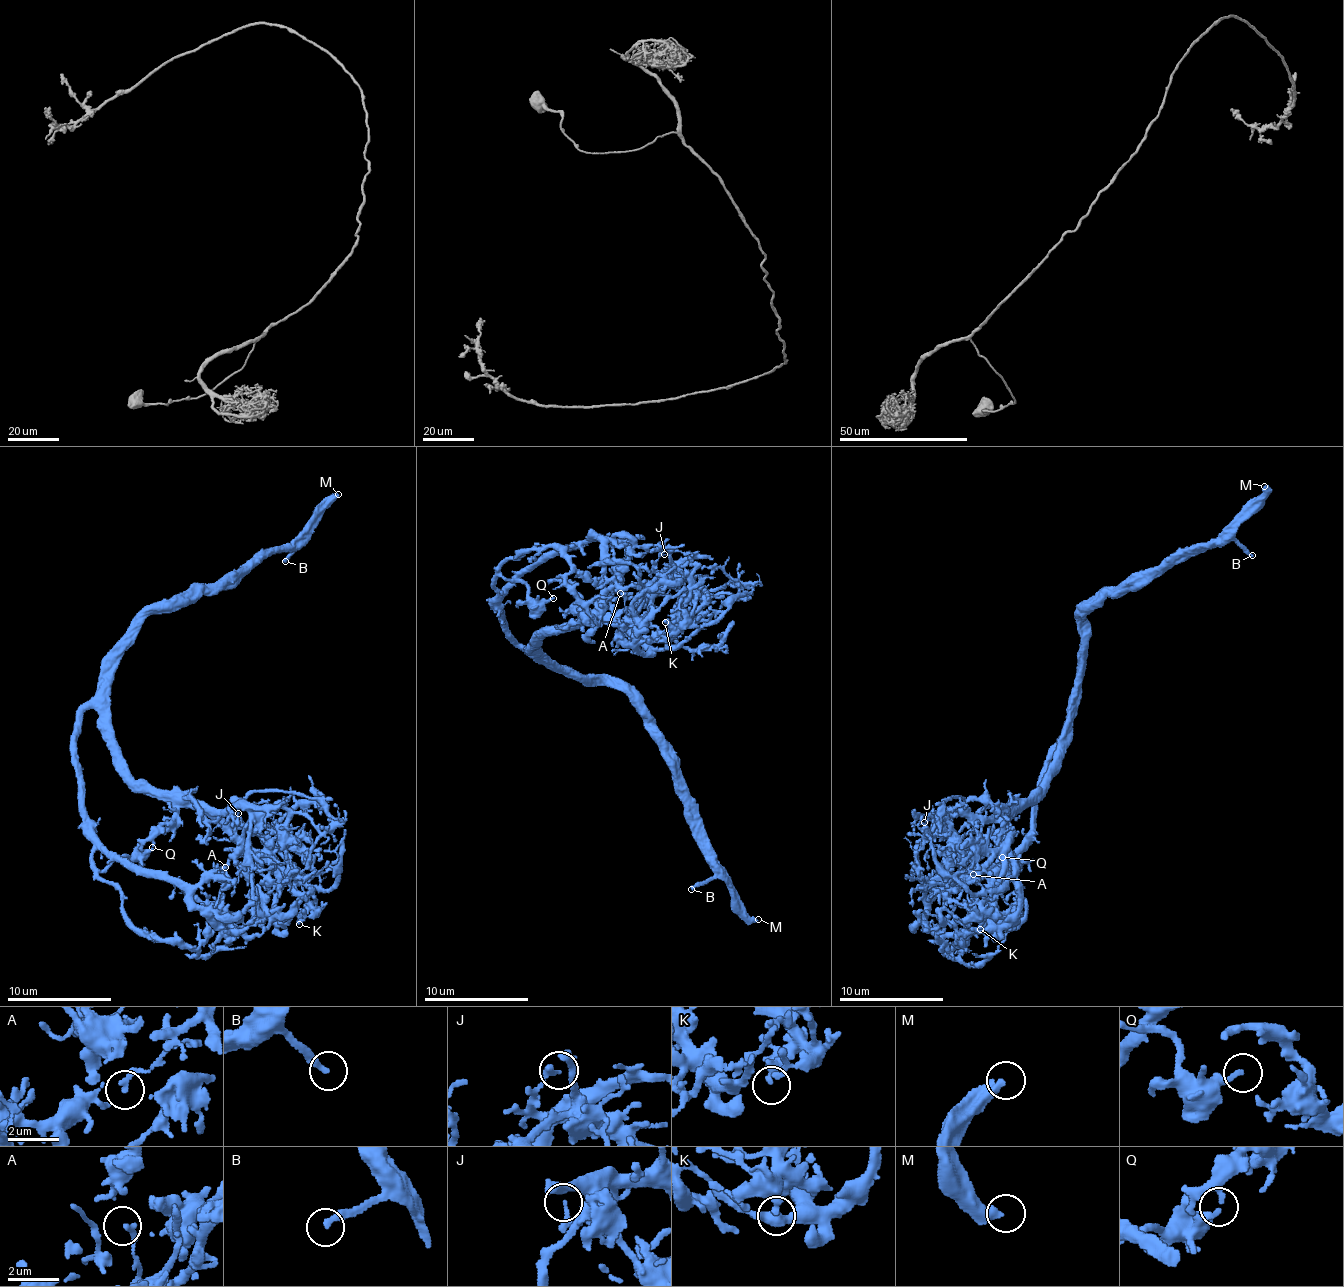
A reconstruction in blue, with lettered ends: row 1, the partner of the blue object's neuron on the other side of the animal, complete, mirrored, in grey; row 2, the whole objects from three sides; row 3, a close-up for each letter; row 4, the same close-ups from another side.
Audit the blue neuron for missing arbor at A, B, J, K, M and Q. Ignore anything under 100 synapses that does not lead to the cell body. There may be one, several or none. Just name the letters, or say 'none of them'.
B, M

